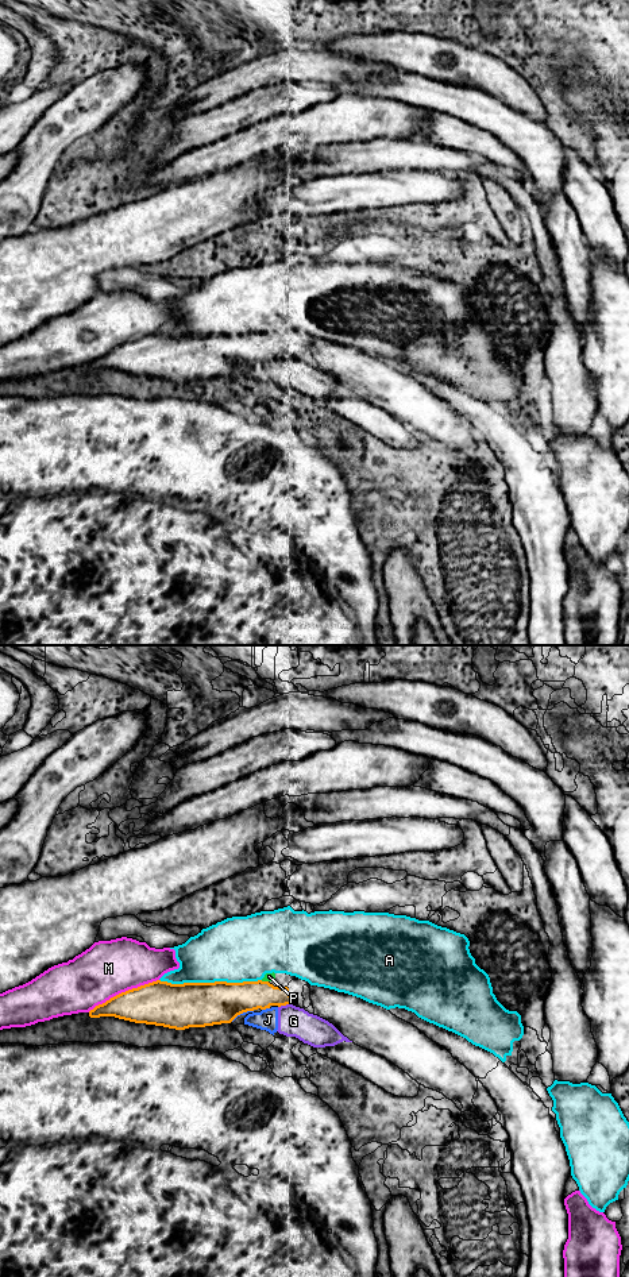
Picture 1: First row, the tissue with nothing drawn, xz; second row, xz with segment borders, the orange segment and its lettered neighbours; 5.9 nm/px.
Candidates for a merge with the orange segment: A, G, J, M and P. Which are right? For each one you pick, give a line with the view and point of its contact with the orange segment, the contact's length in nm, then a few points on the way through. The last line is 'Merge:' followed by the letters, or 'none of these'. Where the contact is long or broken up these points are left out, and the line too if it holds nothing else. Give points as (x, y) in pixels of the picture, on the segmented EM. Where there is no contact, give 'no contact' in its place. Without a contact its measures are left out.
Merge: none of these

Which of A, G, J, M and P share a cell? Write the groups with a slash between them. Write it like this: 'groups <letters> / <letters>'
groups A P / G J / M

